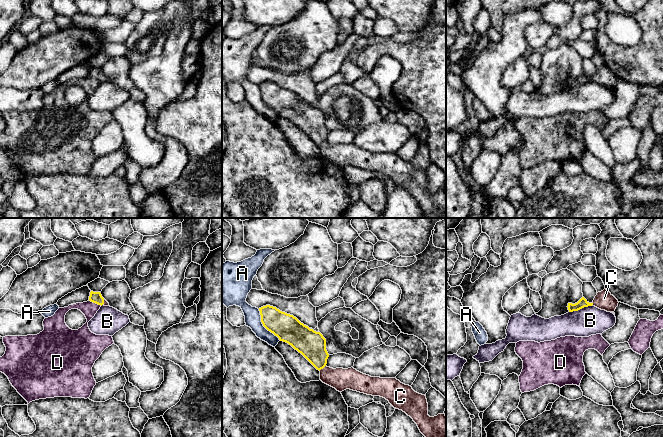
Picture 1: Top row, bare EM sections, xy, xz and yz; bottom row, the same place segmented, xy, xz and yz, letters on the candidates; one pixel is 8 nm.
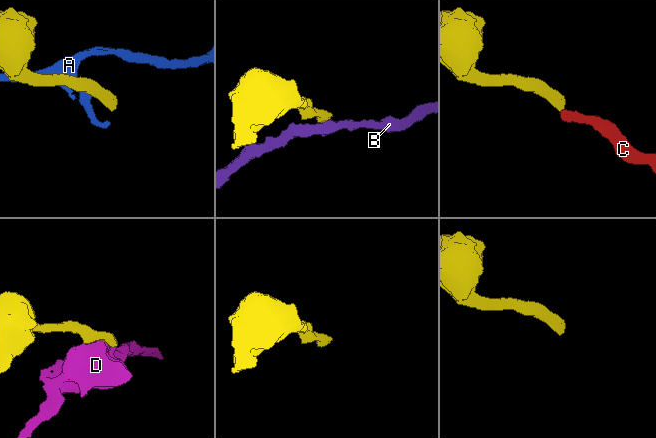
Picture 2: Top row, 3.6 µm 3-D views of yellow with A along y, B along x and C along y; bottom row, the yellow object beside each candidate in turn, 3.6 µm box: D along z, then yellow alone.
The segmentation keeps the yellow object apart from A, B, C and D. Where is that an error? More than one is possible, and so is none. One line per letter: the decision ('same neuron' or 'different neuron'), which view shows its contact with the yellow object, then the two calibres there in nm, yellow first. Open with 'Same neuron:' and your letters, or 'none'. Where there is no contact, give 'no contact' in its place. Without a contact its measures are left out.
Same neuron: C
A: different neuron | xz | 220/130 nm
B: different neuron | yz | 70/220 nm
C: same neuron | xz | 220/180 nm
D: different neuron | xy | 90/120 nm

